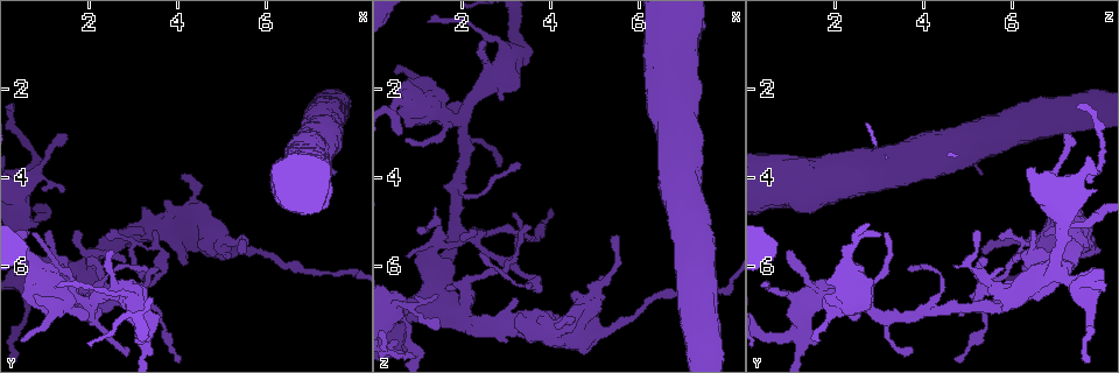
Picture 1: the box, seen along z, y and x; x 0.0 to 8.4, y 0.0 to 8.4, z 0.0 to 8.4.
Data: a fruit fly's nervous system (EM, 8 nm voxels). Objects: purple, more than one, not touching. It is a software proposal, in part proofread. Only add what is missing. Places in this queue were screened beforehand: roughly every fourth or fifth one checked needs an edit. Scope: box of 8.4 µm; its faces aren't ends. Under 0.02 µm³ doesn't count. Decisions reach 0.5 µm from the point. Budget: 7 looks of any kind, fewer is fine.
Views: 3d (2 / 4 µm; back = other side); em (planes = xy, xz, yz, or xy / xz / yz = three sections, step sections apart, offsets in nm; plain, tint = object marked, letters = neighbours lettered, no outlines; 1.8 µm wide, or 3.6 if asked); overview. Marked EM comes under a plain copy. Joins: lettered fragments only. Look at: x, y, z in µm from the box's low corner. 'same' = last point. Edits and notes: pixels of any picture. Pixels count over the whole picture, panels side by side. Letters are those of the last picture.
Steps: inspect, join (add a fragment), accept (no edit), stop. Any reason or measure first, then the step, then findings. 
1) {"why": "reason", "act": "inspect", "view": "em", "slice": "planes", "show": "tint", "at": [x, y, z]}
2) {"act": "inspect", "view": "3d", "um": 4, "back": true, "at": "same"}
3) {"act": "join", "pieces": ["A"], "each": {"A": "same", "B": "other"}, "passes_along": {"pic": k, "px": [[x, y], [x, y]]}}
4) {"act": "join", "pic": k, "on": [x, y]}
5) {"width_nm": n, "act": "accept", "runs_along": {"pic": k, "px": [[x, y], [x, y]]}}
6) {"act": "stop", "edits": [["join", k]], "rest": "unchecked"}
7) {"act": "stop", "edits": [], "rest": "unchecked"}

{"why": "closes a loop", "act": "inspect", "view": "3d", "um": 4, "at": [3.30, 5.55, 6.40]}

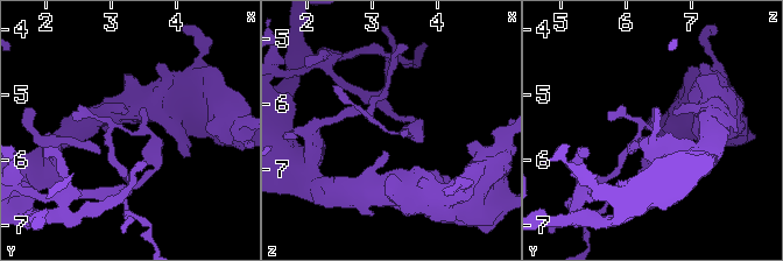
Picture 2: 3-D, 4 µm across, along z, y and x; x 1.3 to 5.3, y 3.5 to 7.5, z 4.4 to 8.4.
{"why": "now the EM", "act": "inspect", "view": "em", "um": 3.6, "slice": "planes", "show": "letters", "at": [3.25, 5.55, 6.40]}

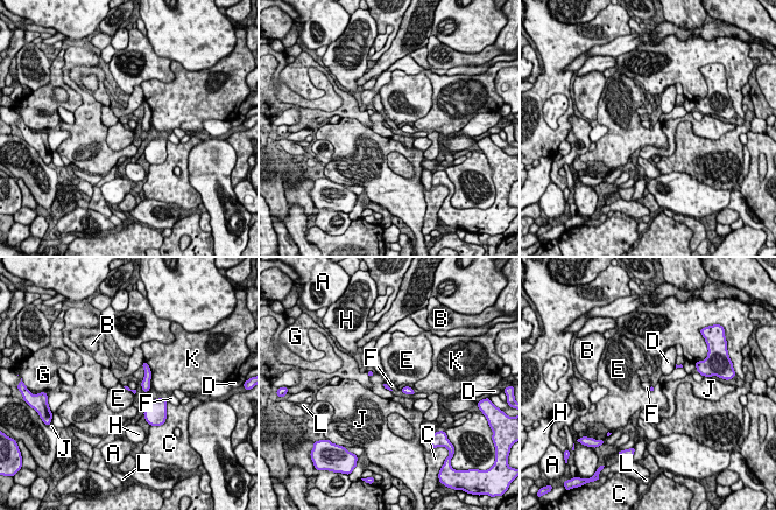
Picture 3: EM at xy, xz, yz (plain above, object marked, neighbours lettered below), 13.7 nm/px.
{"width_nm": 60, "act": "accept", "each": {"A": "other", "B": "other", "C": "other", "D": "other", "E": "other", "F": "other", "G": "other", "H": "other", "J": "other", "K": "other", "L": "other"}, "border": {"pic": 3, "px": [[127, 386], [135, 390]]}, "found": "none of them fits"}

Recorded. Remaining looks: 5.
{"why": "an open end", "act": "inspect", "view": "3d", "um": 4, "back": true, "at": [5.40, 5.70, 5.35]}

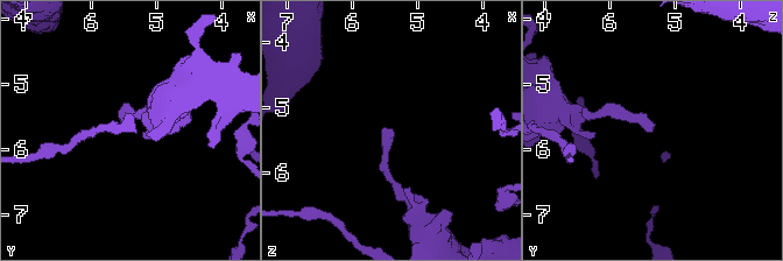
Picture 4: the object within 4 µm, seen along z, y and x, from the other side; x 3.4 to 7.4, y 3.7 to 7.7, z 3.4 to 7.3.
{"act": "inspect", "view": "em", "slice": "xz", "step": 16, "show": "letters", "at": [5.45, 5.75, 5.35]}

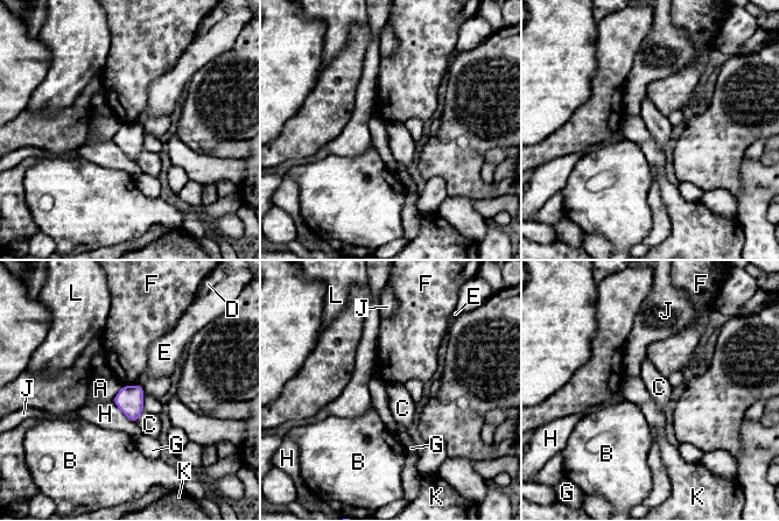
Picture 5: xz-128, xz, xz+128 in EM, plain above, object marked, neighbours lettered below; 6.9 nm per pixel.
{"act": "accept", "each": {"A": "other", "B": "other", "C": "other", "D": "other", "E": "other", "F": "other", "G": "other", "H": "other", "J": "other", "K": "other", "L": "other"}, "border": {"pic": 5, "px": [[144, 410], [135, 422]]}, "found": "no lettered fragment goes on from it"}

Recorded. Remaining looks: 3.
{"why": "sudden change in width", "act": "inspect", "view": "3d", "um": 2, "at": [2.05, 6.80, 2.60]}

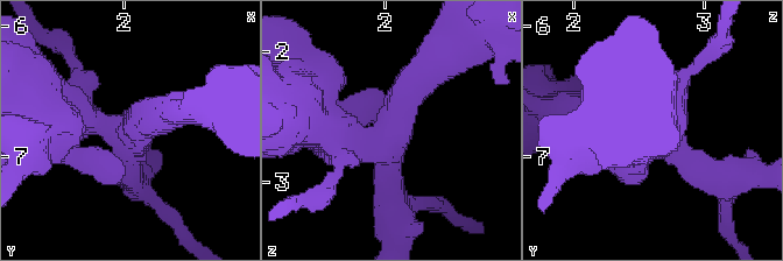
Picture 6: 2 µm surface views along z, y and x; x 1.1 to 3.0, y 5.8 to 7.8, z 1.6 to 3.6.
{"act": "inspect", "view": "em", "slice": "xy", "step": 4, "show": "tint", "at": [1.98, 6.82, 2.68]}

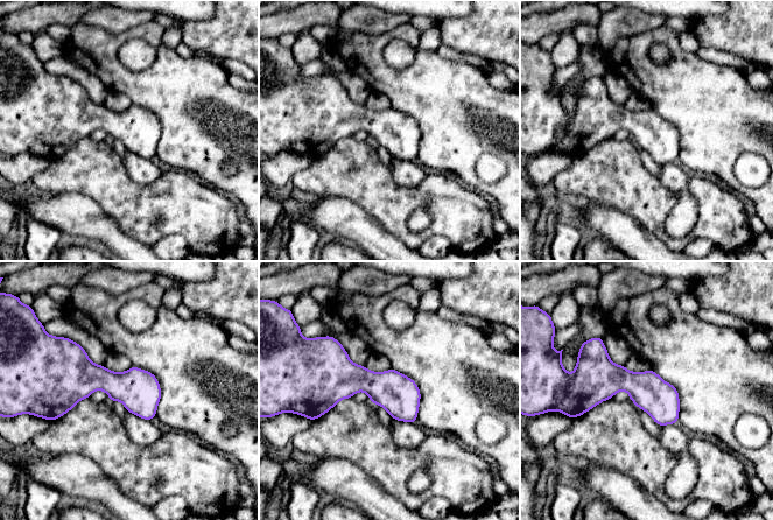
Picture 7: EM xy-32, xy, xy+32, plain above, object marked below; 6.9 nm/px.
{"act": "inspect", "view": "em", "slice": "xz", "step": 4, "show": "letters", "at": "same"}

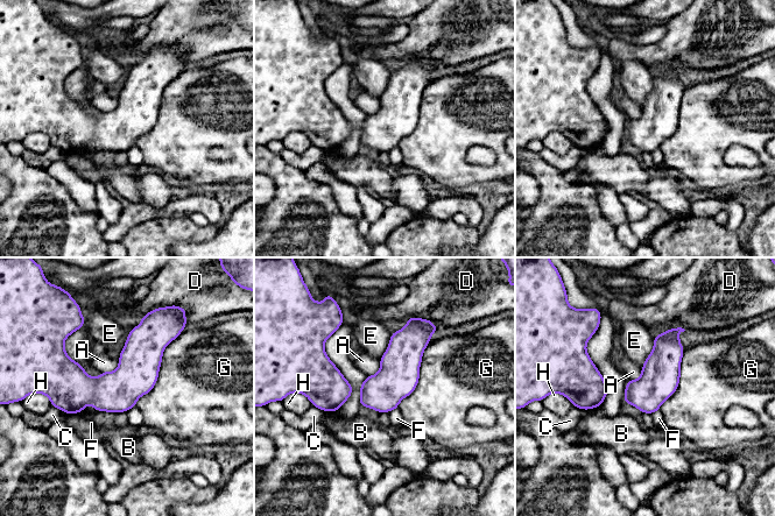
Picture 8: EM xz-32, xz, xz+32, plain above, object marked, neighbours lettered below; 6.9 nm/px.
{"width_nm": 280, "act": "accept", "each": {"A": "other", "B": "other", "C": "other", "D": "other", "E": "other", "F": "other", "G": "other", "H": "other"}, "found": "no lettered fragment goes on from it"}

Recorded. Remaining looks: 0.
{"act": "stop", "edits": [], "rest": "unchecked"}

